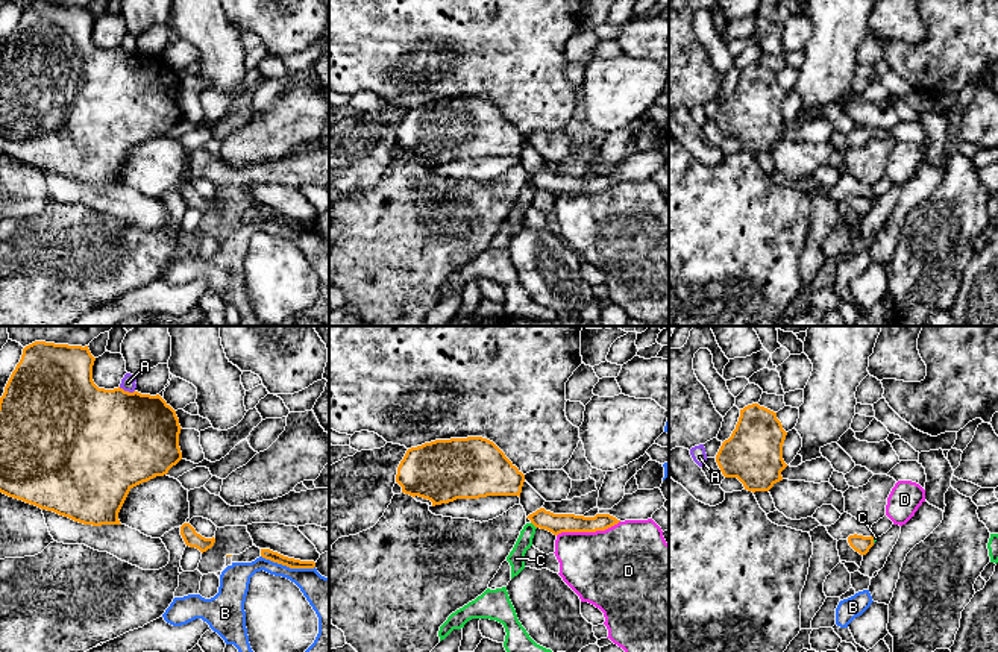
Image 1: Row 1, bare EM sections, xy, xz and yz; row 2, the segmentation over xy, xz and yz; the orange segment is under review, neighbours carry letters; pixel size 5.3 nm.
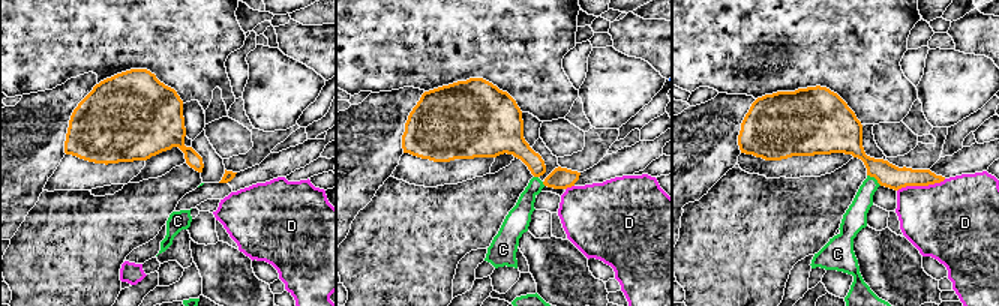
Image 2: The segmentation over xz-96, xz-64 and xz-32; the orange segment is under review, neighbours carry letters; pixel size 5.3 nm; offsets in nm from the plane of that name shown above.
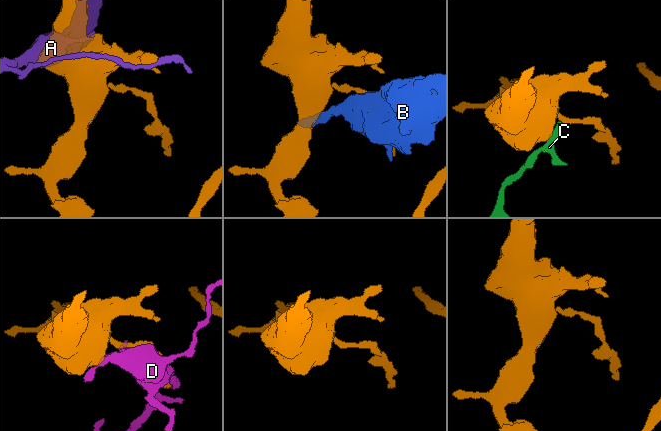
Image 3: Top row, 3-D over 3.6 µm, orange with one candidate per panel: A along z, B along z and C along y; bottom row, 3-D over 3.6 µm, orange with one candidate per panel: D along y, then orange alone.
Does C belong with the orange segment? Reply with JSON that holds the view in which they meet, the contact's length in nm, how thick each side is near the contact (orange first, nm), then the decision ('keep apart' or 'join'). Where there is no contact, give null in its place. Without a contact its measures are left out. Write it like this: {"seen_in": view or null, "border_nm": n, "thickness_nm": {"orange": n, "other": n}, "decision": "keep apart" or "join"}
{"seen_in": "xz", "border_nm": 50, "thickness_nm": {"orange": 110, "other": 90}, "decision": "keep apart"}

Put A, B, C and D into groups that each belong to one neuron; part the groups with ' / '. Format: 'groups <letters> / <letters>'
groups A / B / C / D

